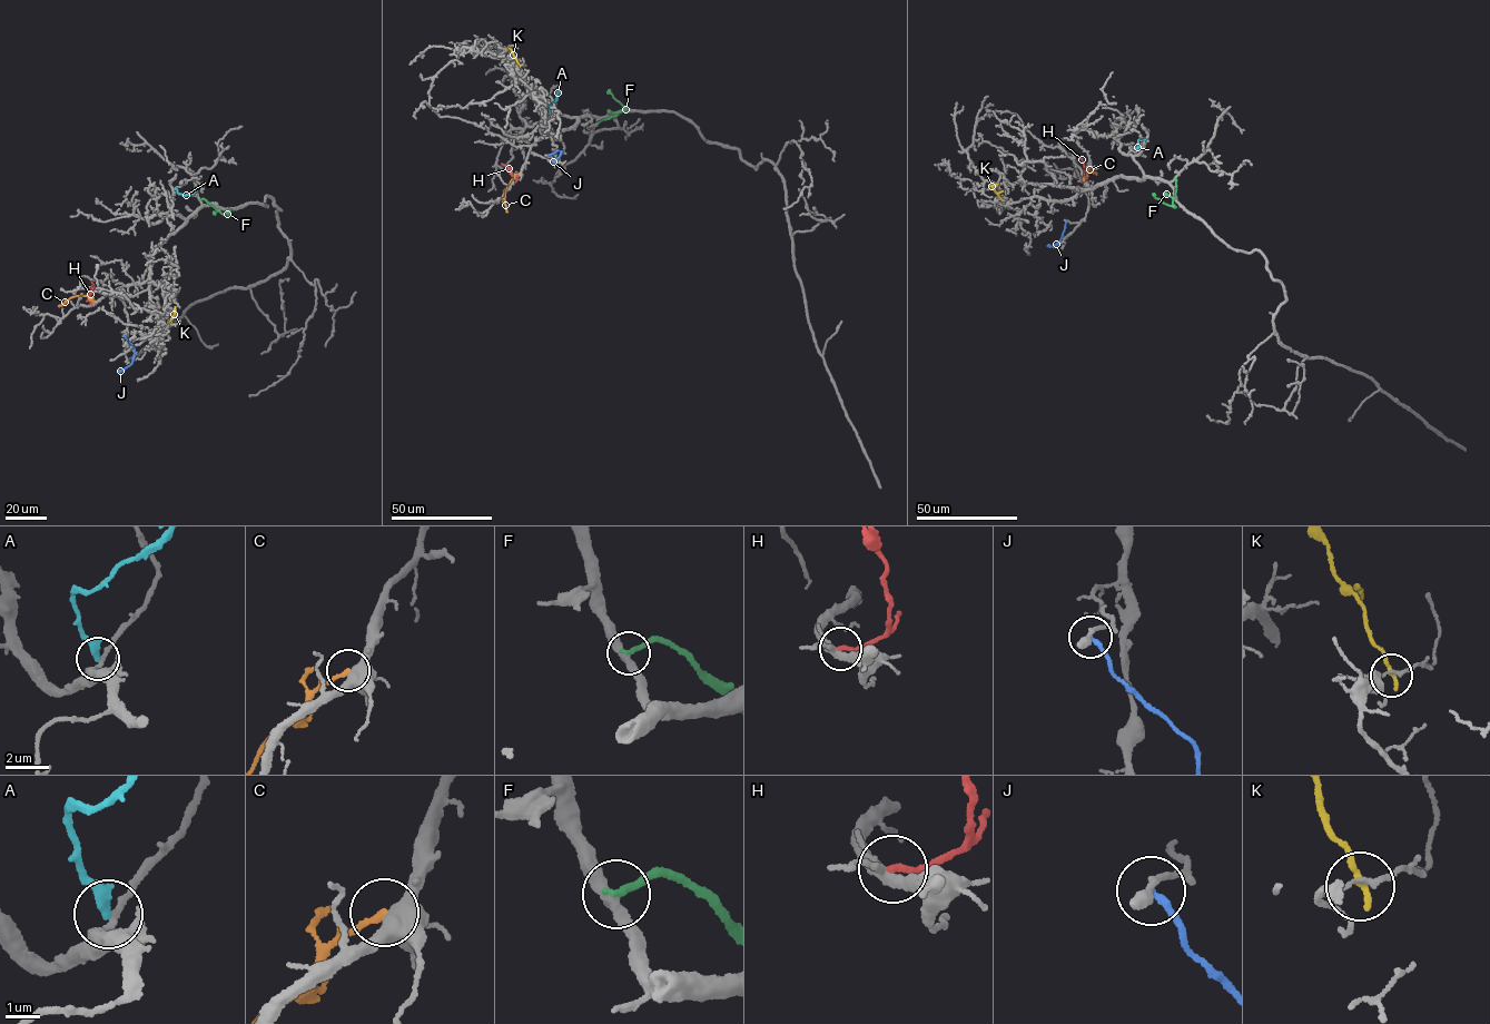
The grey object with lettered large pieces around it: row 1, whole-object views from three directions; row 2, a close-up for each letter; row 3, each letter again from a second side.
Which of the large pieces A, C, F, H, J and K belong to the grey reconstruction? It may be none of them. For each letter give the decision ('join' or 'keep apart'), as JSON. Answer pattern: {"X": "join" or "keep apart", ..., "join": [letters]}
{"A": "keep apart", "C": "keep apart", "F": "keep apart", "H": "keep apart", "J": "keep apart", "K": "keep apart", "join": []}

